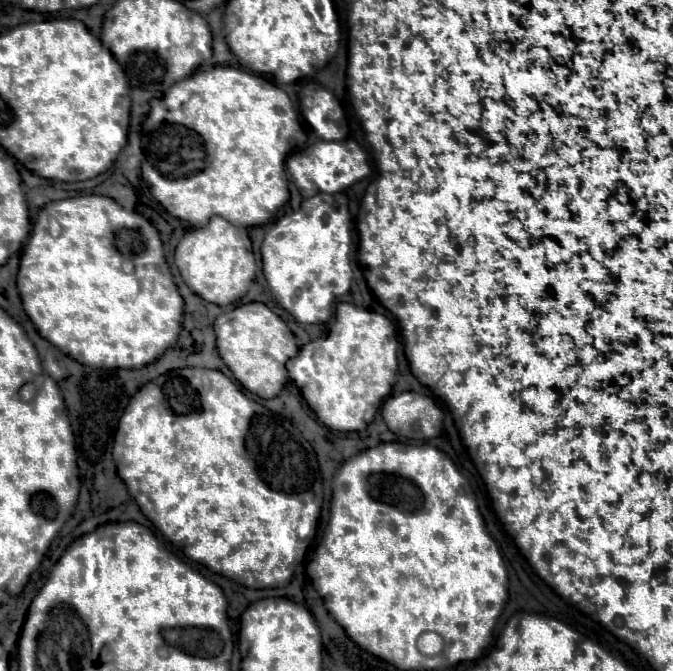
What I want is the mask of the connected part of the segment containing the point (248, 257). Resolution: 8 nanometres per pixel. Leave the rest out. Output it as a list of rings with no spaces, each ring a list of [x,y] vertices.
[[[212,216],[204,228],[194,228],[186,232],[176,246],[174,262],[188,288],[206,302],[218,306],[228,306],[240,300],[248,292],[248,286],[254,280],[256,272],[254,254],[244,242],[240,228],[230,224],[222,216]]]

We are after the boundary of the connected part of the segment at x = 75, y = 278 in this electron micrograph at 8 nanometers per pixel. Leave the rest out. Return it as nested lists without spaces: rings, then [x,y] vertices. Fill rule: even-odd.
[[[76,196],[76,198],[68,198],[68,200],[60,200],[60,202],[50,202],[46,204],[36,222],[34,222],[34,230],[32,236],[24,248],[18,270],[18,292],[22,300],[22,306],[26,310],[26,314],[30,316],[30,320],[34,322],[34,326],[38,328],[40,336],[46,338],[48,342],[52,342],[56,348],[60,348],[64,354],[72,356],[76,362],[86,364],[86,366],[96,366],[96,368],[142,368],[150,362],[154,362],[156,358],[160,358],[170,346],[174,346],[178,342],[178,334],[182,328],[182,308],[184,308],[184,300],[172,280],[170,268],[164,260],[164,252],[162,252],[162,240],[158,236],[158,230],[138,212],[128,212],[126,208],[122,208],[116,200],[108,198],[108,196]]]

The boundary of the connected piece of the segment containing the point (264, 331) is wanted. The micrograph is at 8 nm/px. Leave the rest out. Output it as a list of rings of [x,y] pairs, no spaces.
[[[250,302],[218,316],[214,322],[214,332],[222,360],[246,390],[260,398],[274,398],[280,394],[288,378],[286,362],[298,352],[294,334],[280,316],[276,316],[262,302]]]

